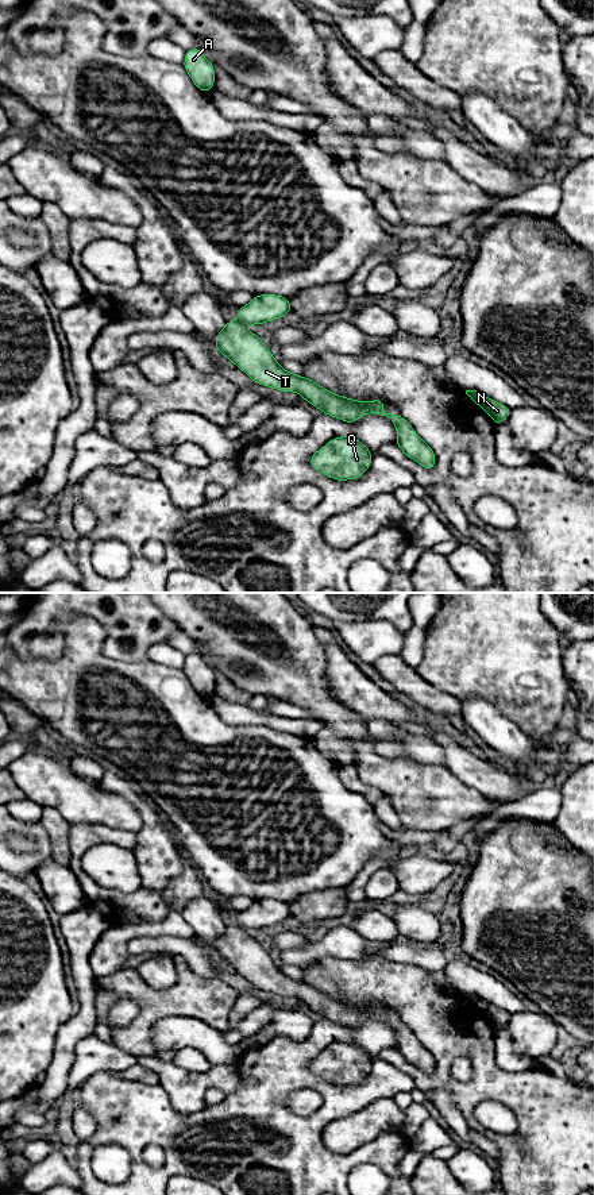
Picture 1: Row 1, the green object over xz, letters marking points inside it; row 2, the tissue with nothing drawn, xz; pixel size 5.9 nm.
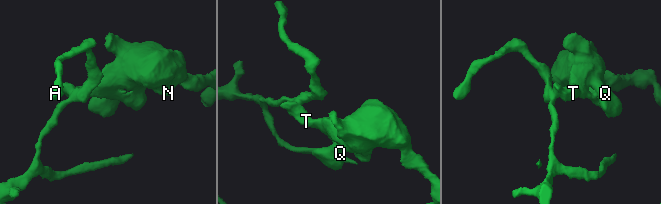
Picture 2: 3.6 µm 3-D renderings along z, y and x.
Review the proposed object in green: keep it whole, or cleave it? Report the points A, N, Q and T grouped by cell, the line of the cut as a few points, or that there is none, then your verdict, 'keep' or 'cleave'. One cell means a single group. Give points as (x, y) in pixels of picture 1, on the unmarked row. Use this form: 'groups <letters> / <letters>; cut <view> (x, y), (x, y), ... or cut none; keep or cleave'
groups A / N Q T; cut xz (236, 924), (245, 931); cleave

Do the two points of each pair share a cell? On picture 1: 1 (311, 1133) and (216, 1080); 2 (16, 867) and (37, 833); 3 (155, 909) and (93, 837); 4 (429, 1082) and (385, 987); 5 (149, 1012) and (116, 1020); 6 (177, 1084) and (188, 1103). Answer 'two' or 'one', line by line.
1: two
2: one
3: one
4: one
5: two
6: one

